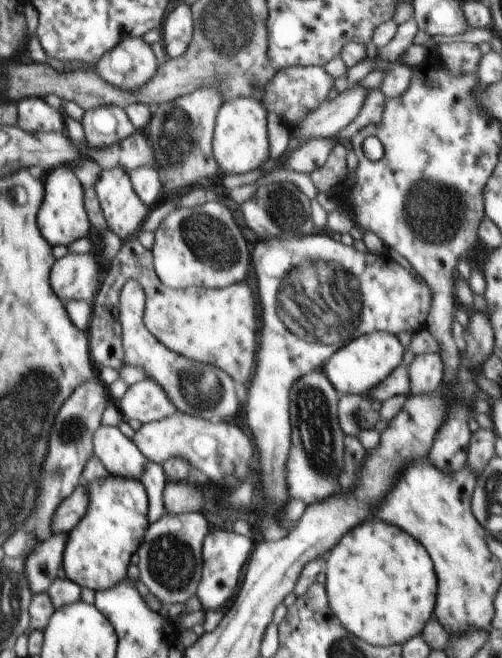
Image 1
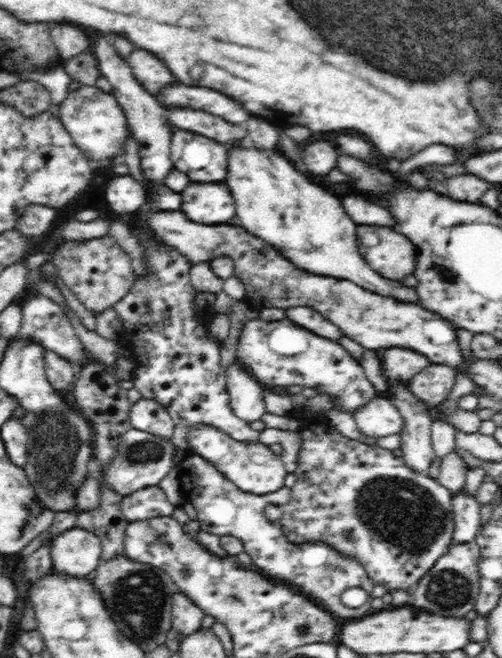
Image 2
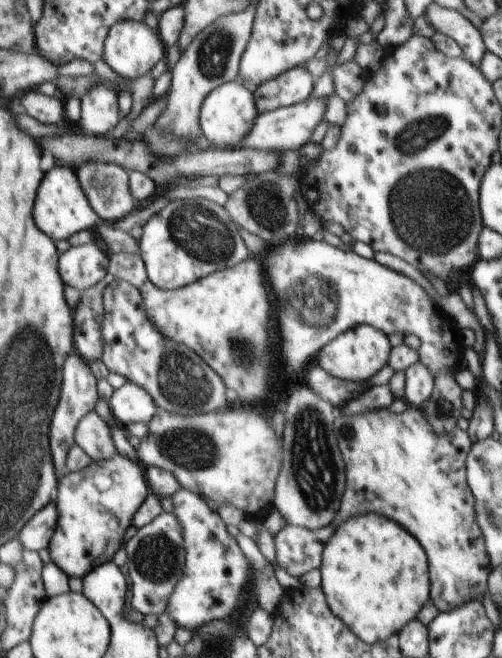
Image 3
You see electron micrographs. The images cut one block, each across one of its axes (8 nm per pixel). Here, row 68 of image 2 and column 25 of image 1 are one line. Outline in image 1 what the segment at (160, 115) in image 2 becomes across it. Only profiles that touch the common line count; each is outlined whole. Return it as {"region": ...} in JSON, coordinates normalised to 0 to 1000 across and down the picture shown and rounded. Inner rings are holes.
{"region":[[[62,147],[36,158],[36,191],[56,201],[124,201],[127,182],[86,149]]]}

